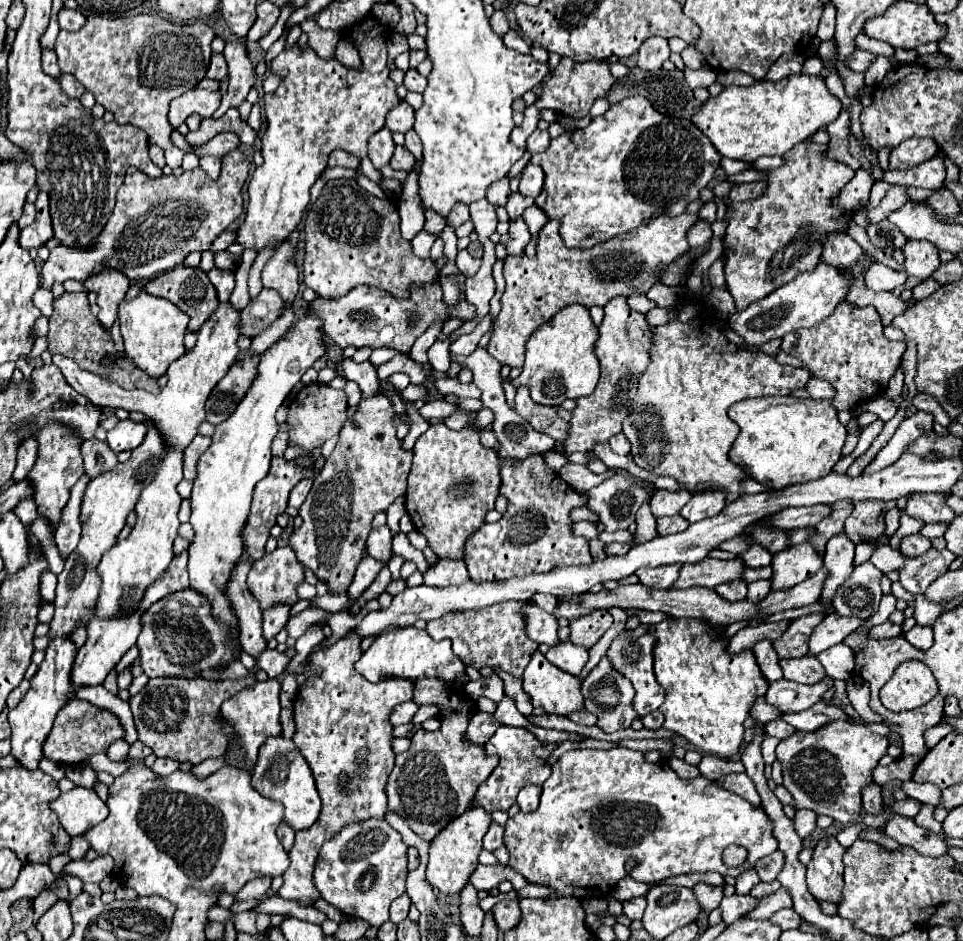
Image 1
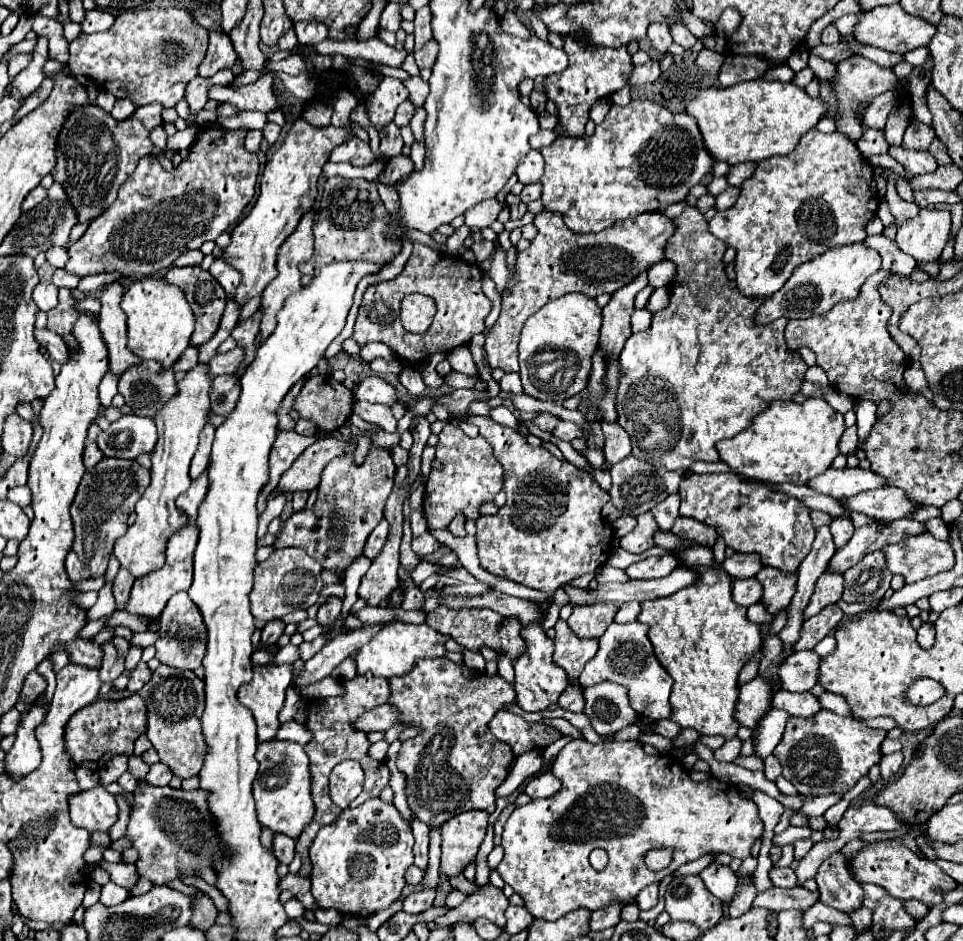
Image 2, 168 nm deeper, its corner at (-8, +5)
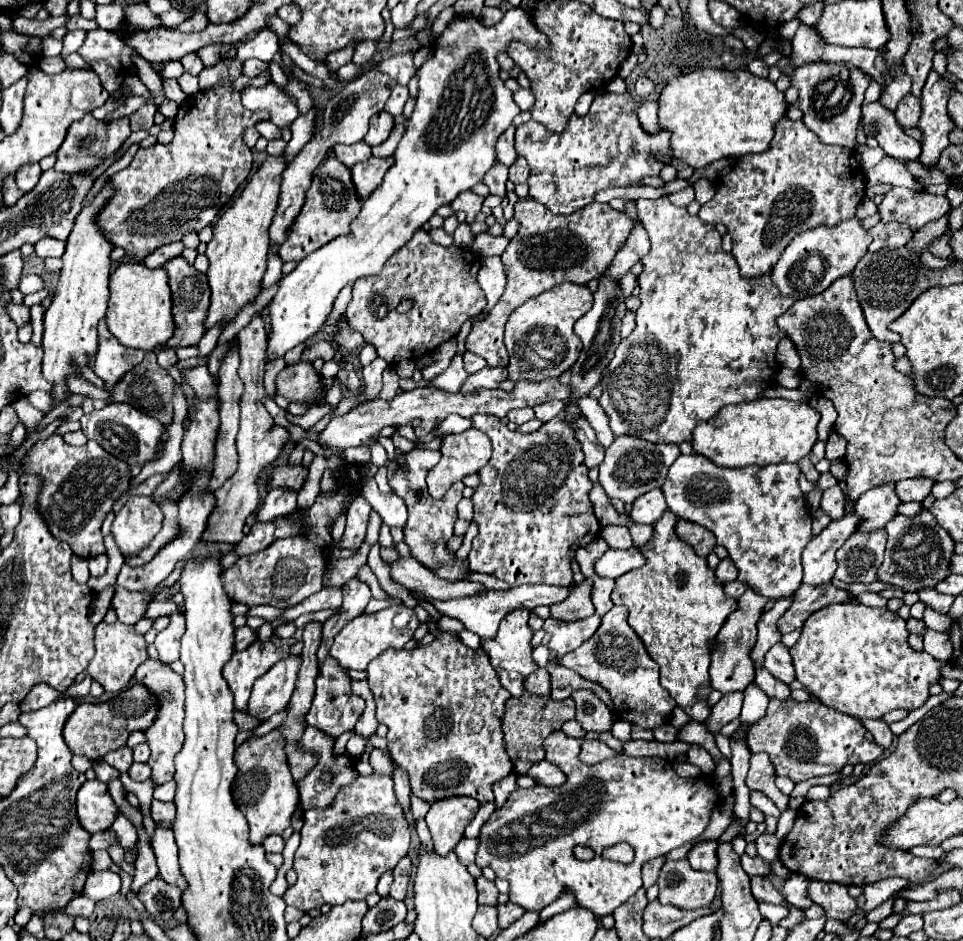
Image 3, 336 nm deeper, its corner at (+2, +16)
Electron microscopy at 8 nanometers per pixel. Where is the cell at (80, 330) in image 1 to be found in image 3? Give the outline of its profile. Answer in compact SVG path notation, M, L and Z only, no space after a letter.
M146 352L142 364L138 364L132 372L128 372L114 388L112 400L114 402L126 402L132 404L134 408L138 408L140 412L160 420L162 424L170 424L174 418L174 408L172 408L172 396L174 396L174 380L168 374L168 370L160 368L156 362L156 354L154 352Z

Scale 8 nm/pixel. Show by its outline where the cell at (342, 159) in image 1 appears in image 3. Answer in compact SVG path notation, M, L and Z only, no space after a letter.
M356 142L352 146L344 146L344 144L336 144L334 146L334 156L348 168L352 168L358 162L368 160L370 154L370 146L366 142Z

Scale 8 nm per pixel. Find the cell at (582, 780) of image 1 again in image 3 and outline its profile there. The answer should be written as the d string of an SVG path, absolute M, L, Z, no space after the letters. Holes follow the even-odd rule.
M562 730L552 732L544 740L546 760L556 764L564 770L568 776L566 784L558 788L546 788L546 786L534 786L528 790L516 790L508 796L506 804L502 808L496 808L488 822L480 830L480 844L476 852L476 864L480 868L490 866L496 872L496 878L510 882L510 902L516 902L524 906L526 910L542 910L550 902L554 902L560 892L568 886L576 902L588 910L592 910L598 918L604 918L612 914L620 904L624 904L632 894L642 887L641 869L644 862L664 856L670 850L694 842L704 828L710 822L710 814L718 802L714 794L714 782L700 778L682 778L678 776L668 760L652 756L652 758L630 758L622 754L622 742L614 738L610 732L602 734L586 734L588 738L600 738L606 742L616 756L602 760L596 766L582 764L578 754L582 746L582 738L570 738ZM618 842L628 842L634 848L634 862L622 864L612 860L606 860L602 856L602 850L606 846L614 846ZM574 846L588 846L594 850L594 858L588 862L580 862L572 856Z

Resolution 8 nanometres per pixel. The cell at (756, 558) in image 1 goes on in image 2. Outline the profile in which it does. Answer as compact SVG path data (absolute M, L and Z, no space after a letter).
M736 551L732 557L724 559L722 567L734 579L748 579L762 569L762 561L760 561L760 555L742 555Z

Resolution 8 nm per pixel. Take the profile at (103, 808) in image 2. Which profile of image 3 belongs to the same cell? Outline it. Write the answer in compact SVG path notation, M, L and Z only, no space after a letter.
M100 780L84 782L84 786L78 790L76 808L80 824L88 828L90 834L108 830L118 816L118 806L114 804L106 784Z

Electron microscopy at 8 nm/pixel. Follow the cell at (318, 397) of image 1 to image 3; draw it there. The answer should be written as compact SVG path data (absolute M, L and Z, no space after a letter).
M298 360L286 364L276 376L276 394L282 394L288 402L316 402L324 396L324 388L320 384L320 374L316 374L312 364Z

